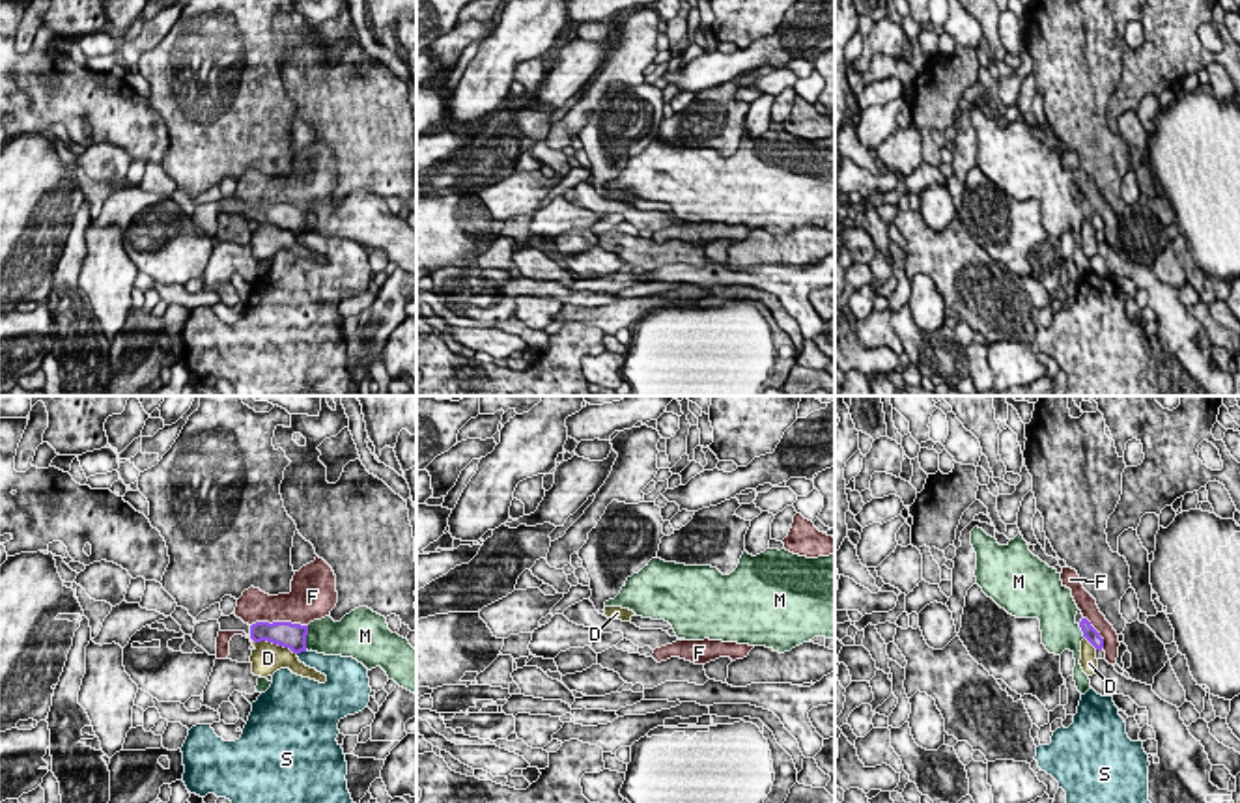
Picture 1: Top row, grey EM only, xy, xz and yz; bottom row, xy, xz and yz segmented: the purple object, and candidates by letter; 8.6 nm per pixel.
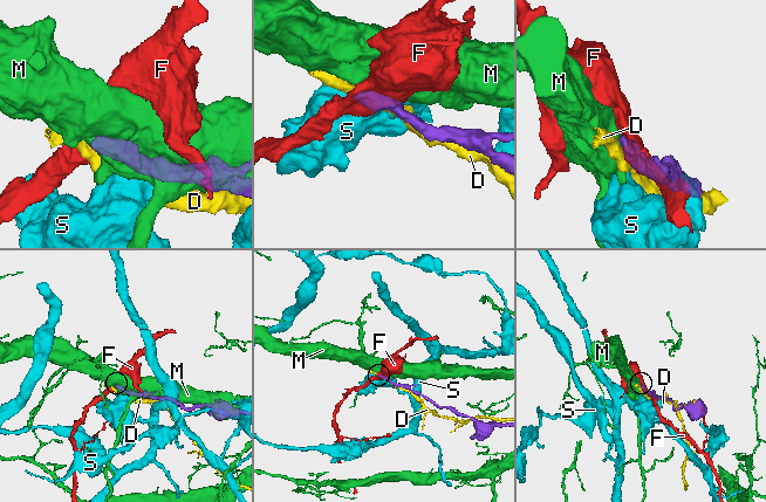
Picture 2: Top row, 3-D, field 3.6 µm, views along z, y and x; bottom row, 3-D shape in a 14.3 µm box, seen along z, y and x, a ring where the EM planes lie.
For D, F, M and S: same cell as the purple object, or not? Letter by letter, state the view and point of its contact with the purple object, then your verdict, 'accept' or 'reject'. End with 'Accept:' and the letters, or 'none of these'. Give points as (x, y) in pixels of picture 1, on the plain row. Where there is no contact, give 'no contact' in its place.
D: xy (275, 225) | reject
F: xy (279, 204) | reject
M: xy (305, 219) | reject
S: xy (301, 232) | reject
Accept: none of these

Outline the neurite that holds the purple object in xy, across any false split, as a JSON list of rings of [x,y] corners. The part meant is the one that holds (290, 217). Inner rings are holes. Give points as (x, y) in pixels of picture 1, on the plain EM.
[[[235,192],[230,198],[222,196],[218,205],[220,213],[245,213],[254,224],[267,222],[289,230],[293,235],[306,233],[308,207],[291,204],[256,204],[248,207],[235,198]]]

